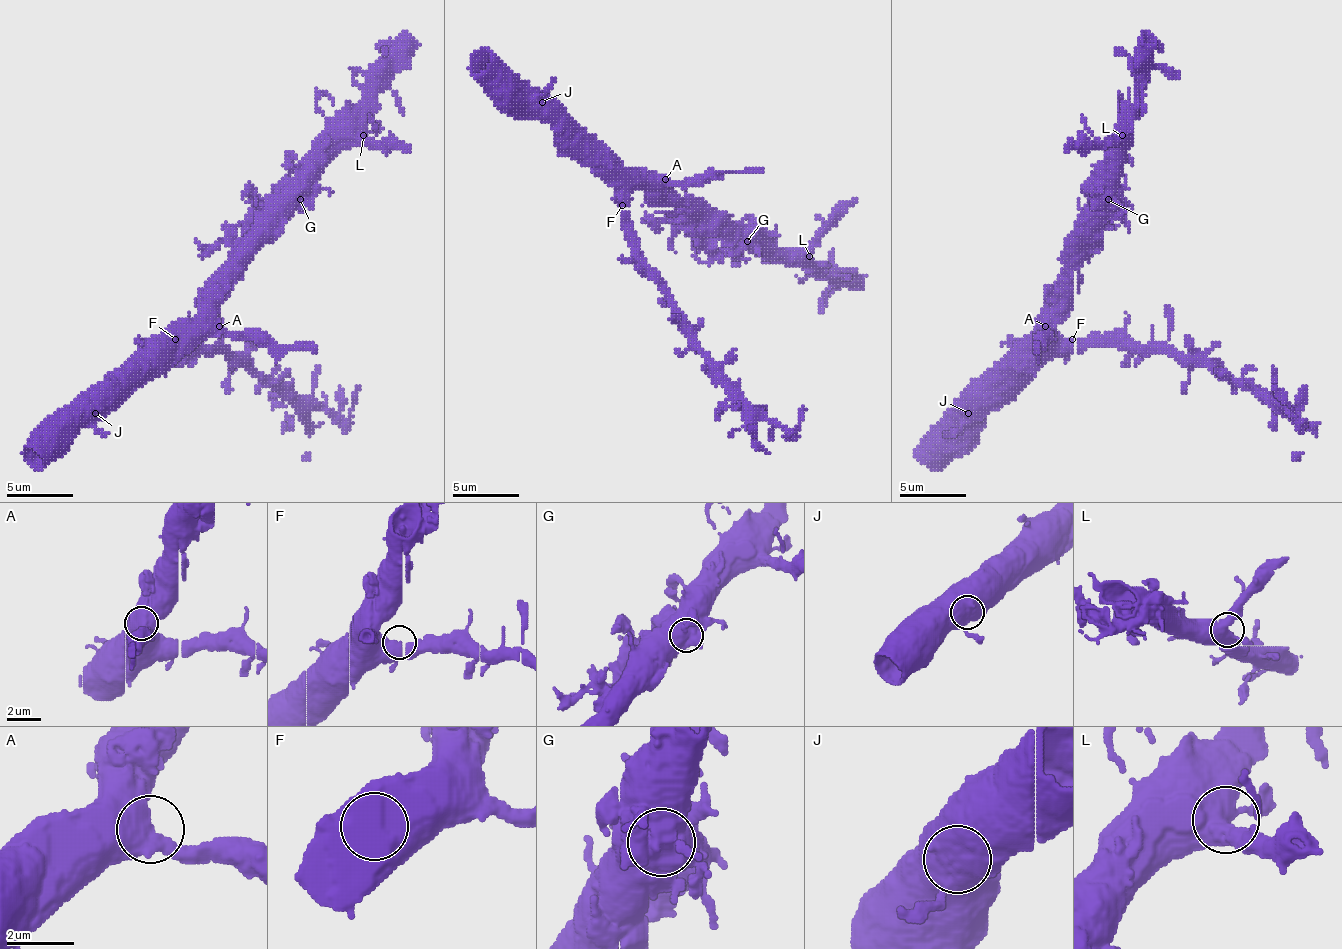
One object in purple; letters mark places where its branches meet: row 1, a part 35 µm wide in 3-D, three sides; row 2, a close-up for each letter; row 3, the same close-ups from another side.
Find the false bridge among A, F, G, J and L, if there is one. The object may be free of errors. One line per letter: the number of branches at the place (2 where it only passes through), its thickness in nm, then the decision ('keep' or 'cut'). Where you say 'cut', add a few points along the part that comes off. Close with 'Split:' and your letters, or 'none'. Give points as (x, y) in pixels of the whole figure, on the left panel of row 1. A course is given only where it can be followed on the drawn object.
A: 2 | 500 nm | keep
F: 2 | 440 nm | keep
G: 3 | 700 nm | keep
J: 2 | 800 nm | keep
L: 3 | 440 nm | keep
Split: none

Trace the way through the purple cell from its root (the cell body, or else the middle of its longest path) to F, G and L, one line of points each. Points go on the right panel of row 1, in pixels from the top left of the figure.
F: (1055, 329), (1062, 339), (1072, 339)
G: (1055, 329), (1072, 306), (1072, 269), (1079, 262), (1089, 235), (1102, 222), (1102, 205), (1109, 199)
L: (1055, 329), (1065, 312), (1065, 242), (1092, 209), (1092, 199), (1122, 162), (1122, 135)

